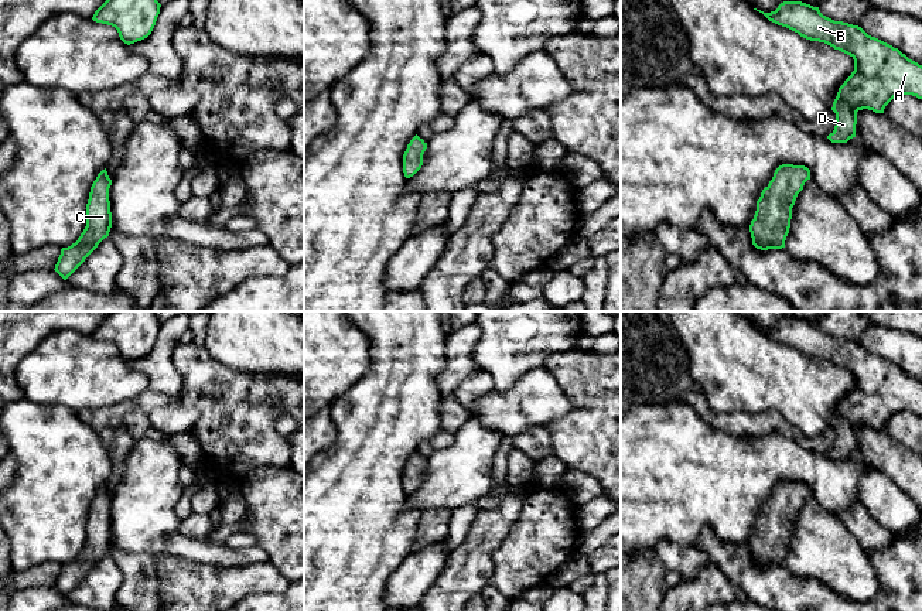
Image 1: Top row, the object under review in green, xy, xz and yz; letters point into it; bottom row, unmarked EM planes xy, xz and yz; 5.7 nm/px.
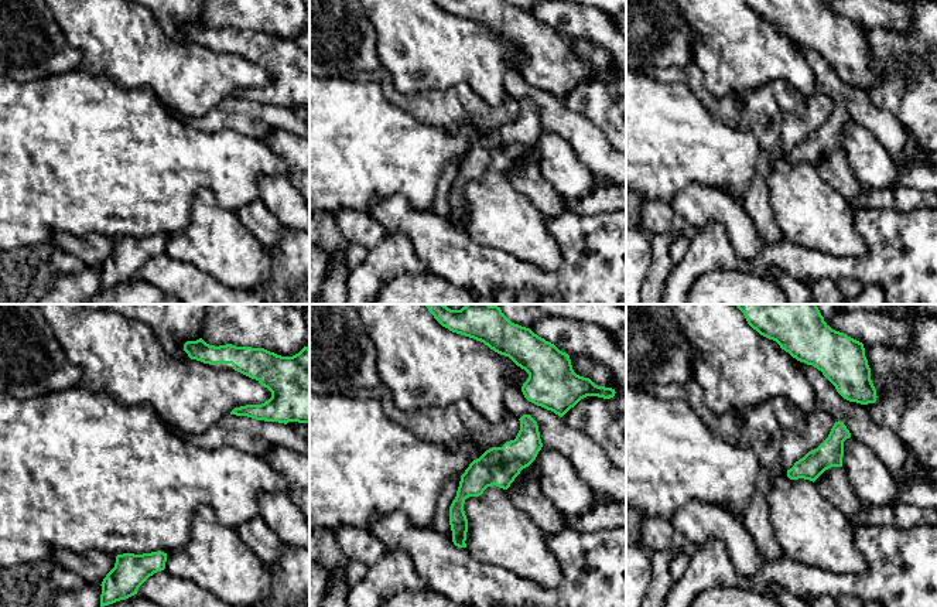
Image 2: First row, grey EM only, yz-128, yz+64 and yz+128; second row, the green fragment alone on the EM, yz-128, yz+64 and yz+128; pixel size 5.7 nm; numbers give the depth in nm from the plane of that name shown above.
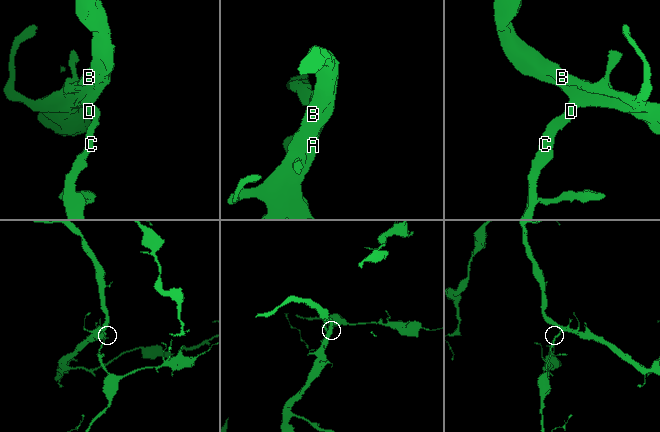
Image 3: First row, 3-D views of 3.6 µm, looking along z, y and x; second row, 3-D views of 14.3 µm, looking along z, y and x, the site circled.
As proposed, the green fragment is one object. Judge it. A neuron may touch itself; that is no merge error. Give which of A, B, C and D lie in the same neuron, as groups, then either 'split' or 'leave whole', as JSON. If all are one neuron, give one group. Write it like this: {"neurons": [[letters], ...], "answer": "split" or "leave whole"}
{"neurons": [["A", "B", "C", "D"]], "answer": "leave whole"}

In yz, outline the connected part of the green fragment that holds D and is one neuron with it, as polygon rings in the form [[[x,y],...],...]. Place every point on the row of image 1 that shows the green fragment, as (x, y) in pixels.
[[[783,1],[771,13],[757,11],[806,40],[824,42],[854,59],[854,71],[833,102],[836,126],[827,136],[831,143],[847,143],[856,137],[858,110],[884,113],[898,95],[922,99],[922,65],[868,35],[861,27],[834,21],[823,16],[819,7],[802,1]]]

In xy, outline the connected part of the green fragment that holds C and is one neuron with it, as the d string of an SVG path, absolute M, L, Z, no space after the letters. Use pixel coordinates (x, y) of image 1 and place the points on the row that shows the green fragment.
M106 168L102 170L93 181L86 204L86 226L78 240L68 248L61 249L61 255L55 264L55 272L66 280L98 248L98 245L109 236L112 228L112 212L109 201L109 188L112 180Z

